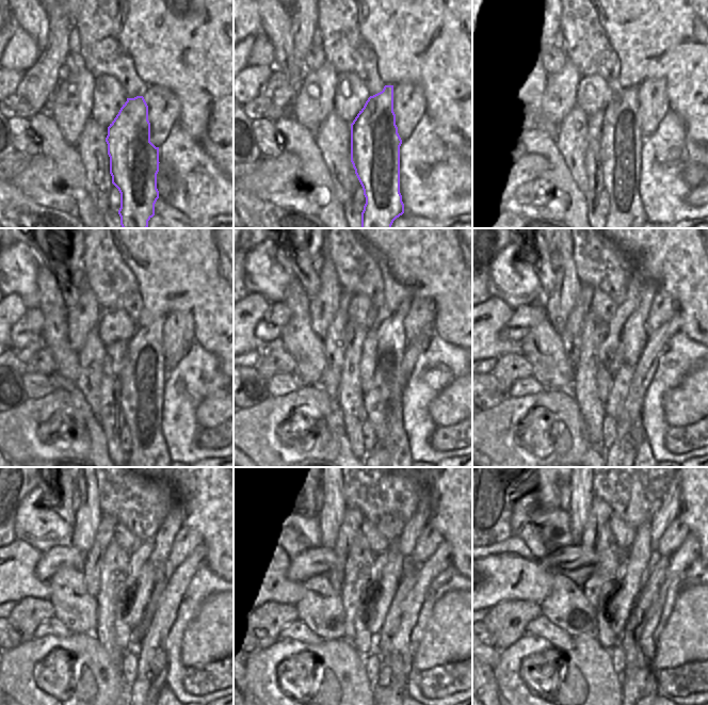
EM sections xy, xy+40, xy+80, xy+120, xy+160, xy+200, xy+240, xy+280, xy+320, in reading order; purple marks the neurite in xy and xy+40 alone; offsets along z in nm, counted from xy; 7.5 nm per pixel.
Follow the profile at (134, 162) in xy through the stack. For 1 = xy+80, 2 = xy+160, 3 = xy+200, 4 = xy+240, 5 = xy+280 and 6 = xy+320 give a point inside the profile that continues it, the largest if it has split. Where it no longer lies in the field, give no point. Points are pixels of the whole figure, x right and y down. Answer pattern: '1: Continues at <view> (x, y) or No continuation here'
1: Continues at xy+80 (621, 138)
2: Continues at xy+160 (383, 402)
3: Continues at xy+200 (632, 337)
4: Continues at xy+240 (174, 521)
5: Continues at xy+280 (405, 542)
6: Continues at xy+320 (669, 511).

